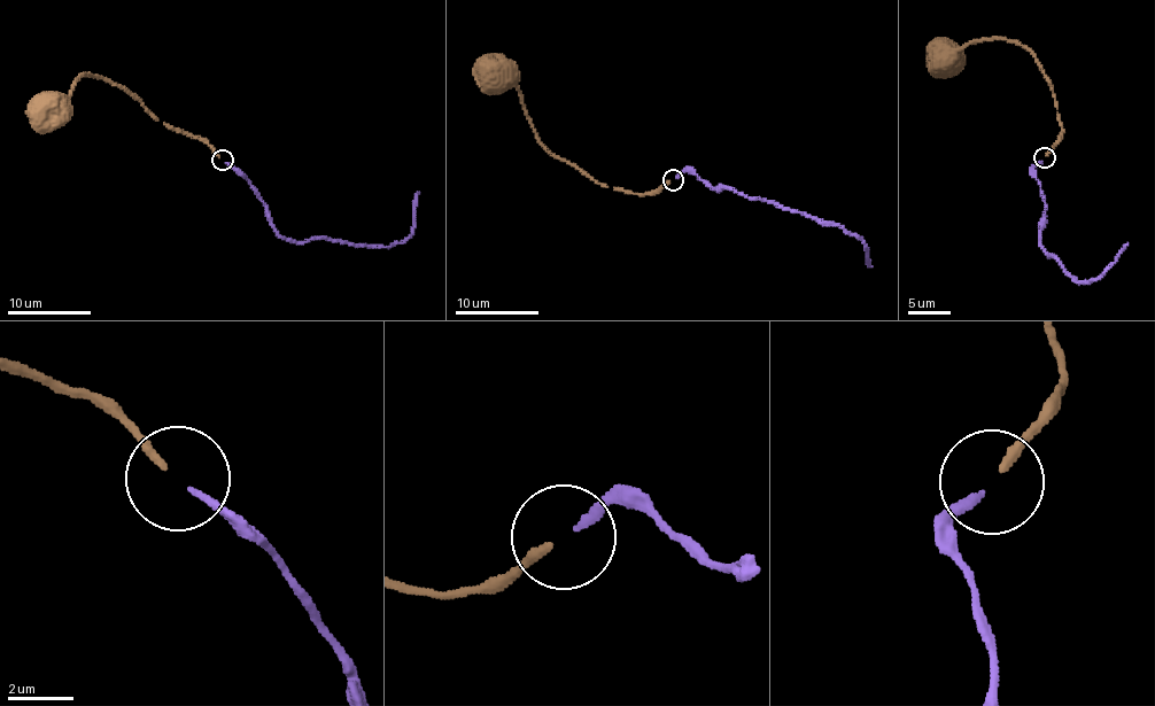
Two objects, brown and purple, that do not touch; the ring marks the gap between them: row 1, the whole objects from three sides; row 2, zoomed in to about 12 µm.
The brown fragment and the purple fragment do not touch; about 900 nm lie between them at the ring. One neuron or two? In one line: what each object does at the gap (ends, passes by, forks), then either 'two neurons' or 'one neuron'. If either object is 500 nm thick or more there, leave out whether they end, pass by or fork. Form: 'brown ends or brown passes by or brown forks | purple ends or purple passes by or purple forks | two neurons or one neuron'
brown ends | purple ends | one neuron

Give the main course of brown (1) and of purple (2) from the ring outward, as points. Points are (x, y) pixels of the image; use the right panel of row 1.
1: (1046, 155), (1062, 136), (1062, 125), (1053, 87), (1026, 48), (1006, 39), (971, 41), (936, 64), (942, 59)
2: (1041, 161), (1033, 169), (1045, 200), (1040, 243), (1072, 281), (1087, 284), (1098, 277), (1128, 242)

